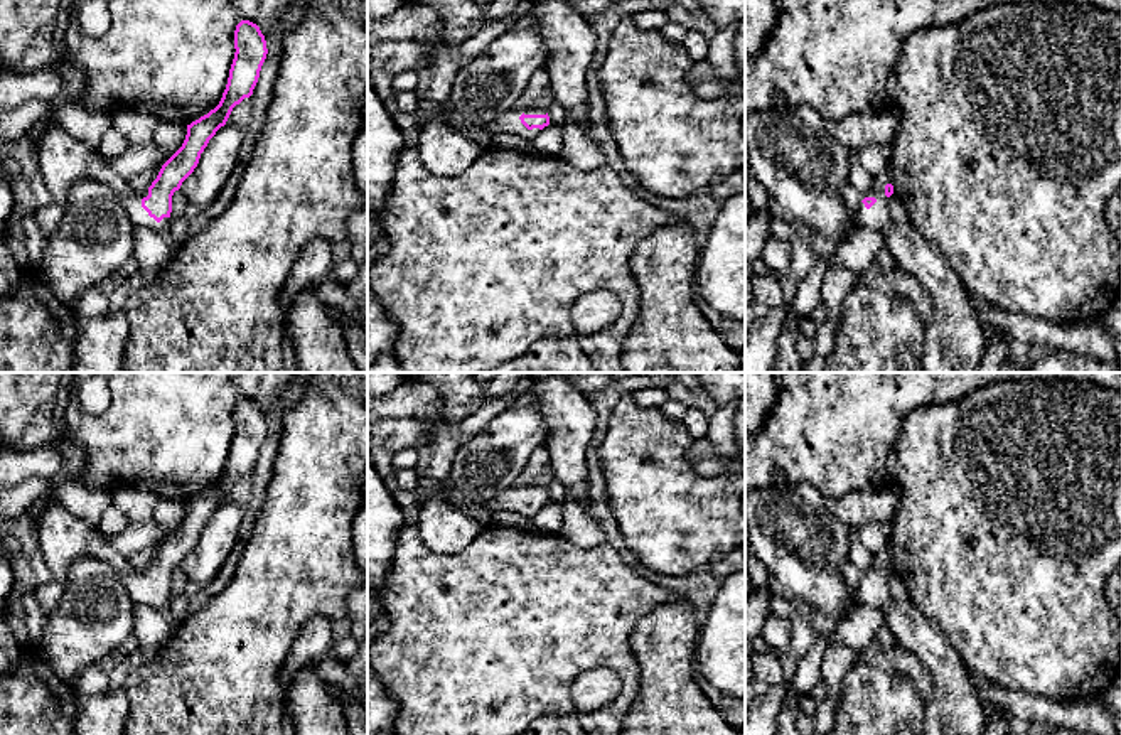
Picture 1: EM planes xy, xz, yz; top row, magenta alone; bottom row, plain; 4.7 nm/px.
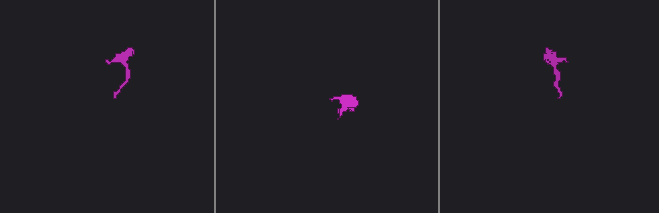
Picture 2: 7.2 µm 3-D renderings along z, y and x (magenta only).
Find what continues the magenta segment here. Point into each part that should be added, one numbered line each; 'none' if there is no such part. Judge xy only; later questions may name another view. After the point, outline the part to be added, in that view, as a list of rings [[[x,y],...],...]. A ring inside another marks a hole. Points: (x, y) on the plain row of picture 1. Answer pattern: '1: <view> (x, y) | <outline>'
1: xy (132, 584) | [[[148,566],[142,568],[135,575],[123,575],[121,583],[130,598],[135,605],[145,605],[158,610],[169,609],[170,595],[164,595],[160,600],[157,600],[153,595],[148,593],[148,590],[142,585],[142,577],[148,573]]]

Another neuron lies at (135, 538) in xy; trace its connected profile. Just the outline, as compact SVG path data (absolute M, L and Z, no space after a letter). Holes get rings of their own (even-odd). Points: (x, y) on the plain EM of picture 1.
M152 521L147 524L131 523L125 531L115 536L101 533L101 538L120 555L130 556L157 543L164 543L172 533L174 531L162 528L155 521Z

